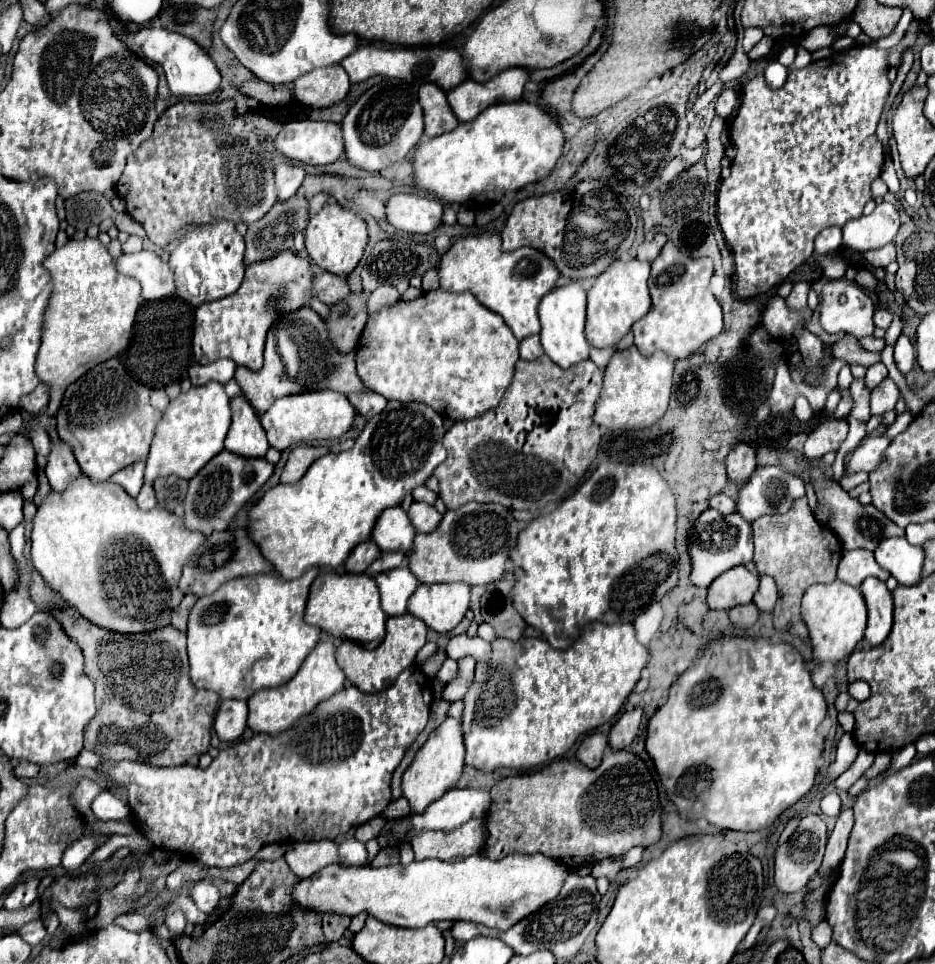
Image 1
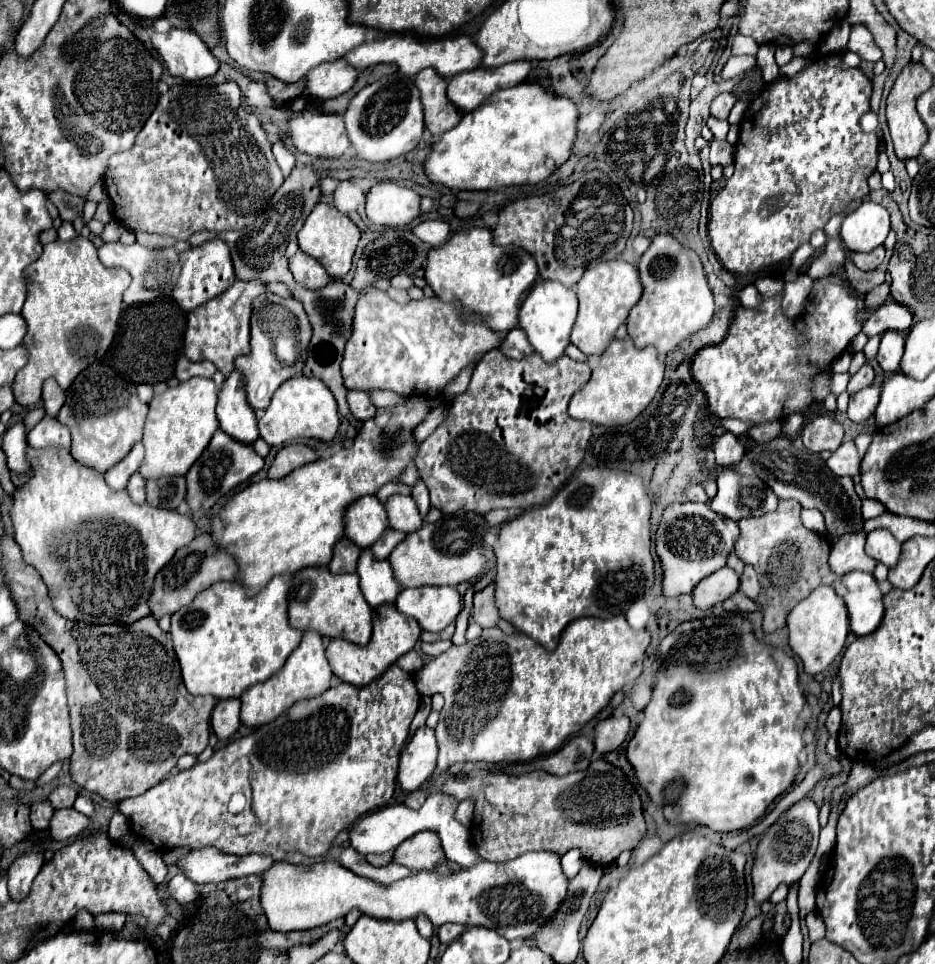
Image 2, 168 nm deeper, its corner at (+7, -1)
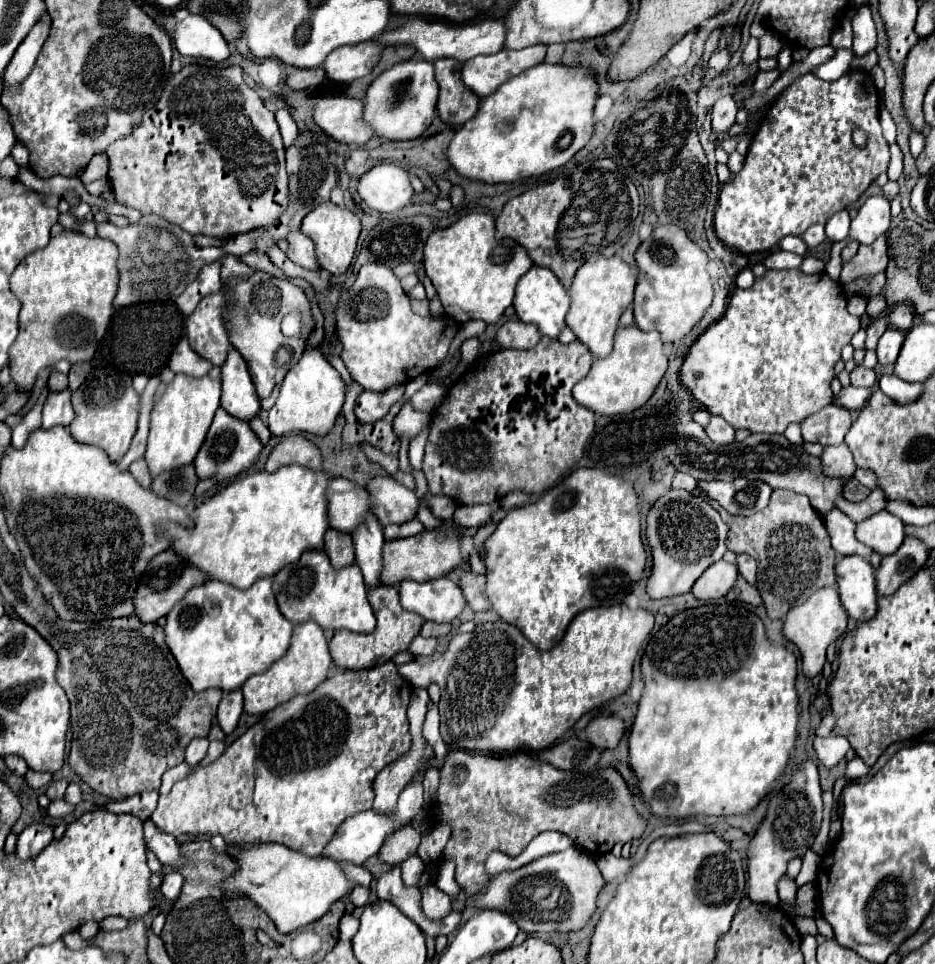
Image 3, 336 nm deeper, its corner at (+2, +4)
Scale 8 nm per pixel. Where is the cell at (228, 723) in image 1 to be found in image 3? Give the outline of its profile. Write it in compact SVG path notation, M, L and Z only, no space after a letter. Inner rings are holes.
M241 690L223 692L223 698L221 698L219 710L217 710L217 720L219 720L219 726L223 728L225 734L231 734L233 732L233 728L239 722L241 712L243 712L243 696L241 696Z

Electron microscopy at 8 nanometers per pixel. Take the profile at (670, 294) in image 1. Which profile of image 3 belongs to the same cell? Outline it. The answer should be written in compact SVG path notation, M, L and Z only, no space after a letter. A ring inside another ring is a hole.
M657 226L635 250L635 262L639 268L633 302L635 324L641 330L657 330L665 344L681 340L703 318L713 300L707 254L679 226Z

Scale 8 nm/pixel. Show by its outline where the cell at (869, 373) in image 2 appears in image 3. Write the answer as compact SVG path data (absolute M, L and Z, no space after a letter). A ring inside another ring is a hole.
M857 366L851 374L849 374L849 378L851 378L851 384L853 386L863 386L863 388L873 388L875 386L875 372L873 370L867 370L867 368L863 368L863 366Z

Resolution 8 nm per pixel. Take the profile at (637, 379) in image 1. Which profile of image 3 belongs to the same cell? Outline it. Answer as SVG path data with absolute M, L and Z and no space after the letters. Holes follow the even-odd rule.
M631 324L617 330L613 352L607 358L595 360L589 374L573 386L573 398L585 408L591 408L595 414L629 414L645 404L645 400L649 400L649 396L661 382L665 368L667 354L663 352L659 332L643 332L635 324Z

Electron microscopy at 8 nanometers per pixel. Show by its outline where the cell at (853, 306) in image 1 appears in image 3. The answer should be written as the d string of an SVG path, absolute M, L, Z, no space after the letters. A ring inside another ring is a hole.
M767 270L765 274L765 278L755 278L751 288L737 288L733 292L725 314L689 348L679 378L711 414L723 414L733 428L745 428L751 434L783 434L791 422L801 422L805 416L833 402L833 366L841 358L841 348L849 344L853 334L861 328L861 322L847 312L843 286L831 282L825 272L803 274L801 270Z

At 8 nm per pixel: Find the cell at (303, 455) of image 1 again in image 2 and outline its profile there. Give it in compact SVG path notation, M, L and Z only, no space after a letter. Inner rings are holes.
M302 443L286 445L276 455L276 459L274 459L274 463L272 463L270 471L268 471L268 477L270 479L282 479L288 473L292 473L294 469L298 469L298 467L302 467L306 463L312 463L316 459L318 459L316 453L308 445L302 445Z

